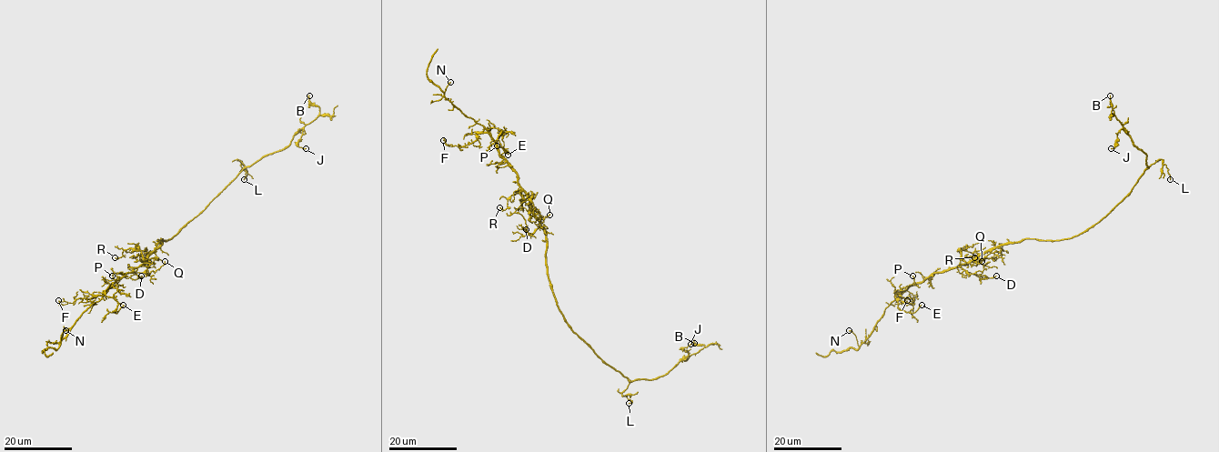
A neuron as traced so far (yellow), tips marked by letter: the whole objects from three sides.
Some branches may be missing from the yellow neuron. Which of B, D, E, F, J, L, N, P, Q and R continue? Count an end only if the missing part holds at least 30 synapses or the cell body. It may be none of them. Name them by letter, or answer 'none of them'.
none of them

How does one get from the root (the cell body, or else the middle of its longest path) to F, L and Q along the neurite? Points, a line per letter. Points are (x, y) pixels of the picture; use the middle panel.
F: (546, 261), (545, 232), (497, 143), (488, 133), (479, 133), (463, 145), (443, 140)
L: (546, 261), (549, 287), (564, 320), (605, 362), (628, 380), (628, 386), (621, 395), (632, 400), (629, 403)
Q: (546, 261), (546, 237), (531, 206), (533, 195), (531, 200), (537, 213), (544, 218), (549, 215)

